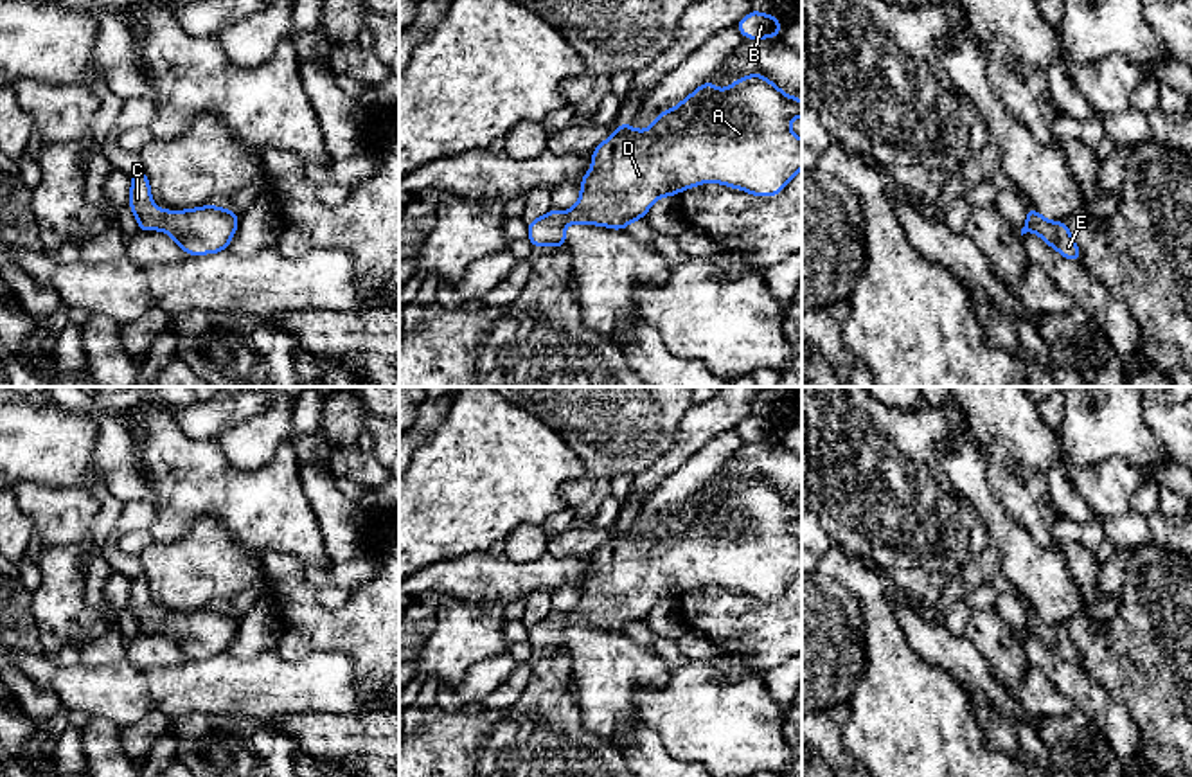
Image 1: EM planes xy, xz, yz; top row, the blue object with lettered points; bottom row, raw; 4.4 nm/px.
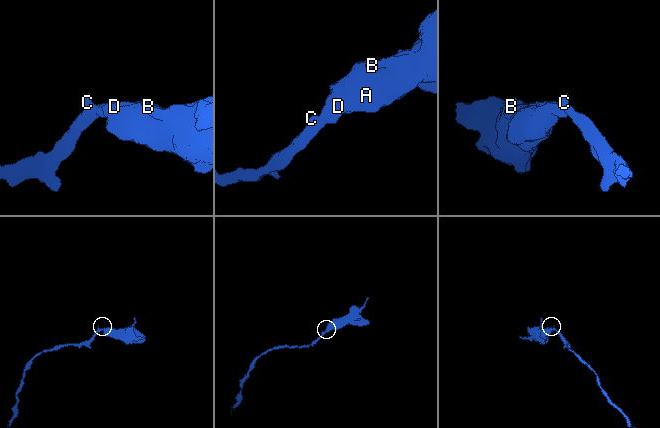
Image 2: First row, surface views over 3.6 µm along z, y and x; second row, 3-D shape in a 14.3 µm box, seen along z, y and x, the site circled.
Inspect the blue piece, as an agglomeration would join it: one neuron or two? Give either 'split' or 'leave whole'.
leave whole

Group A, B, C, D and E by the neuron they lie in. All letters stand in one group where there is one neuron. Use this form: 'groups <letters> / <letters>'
groups A B C D E

